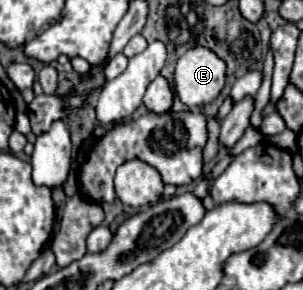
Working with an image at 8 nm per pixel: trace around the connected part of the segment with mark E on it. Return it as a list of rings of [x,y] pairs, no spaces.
[[[206,46],[184,52],[176,62],[174,86],[186,106],[206,106],[224,88],[226,64]]]

